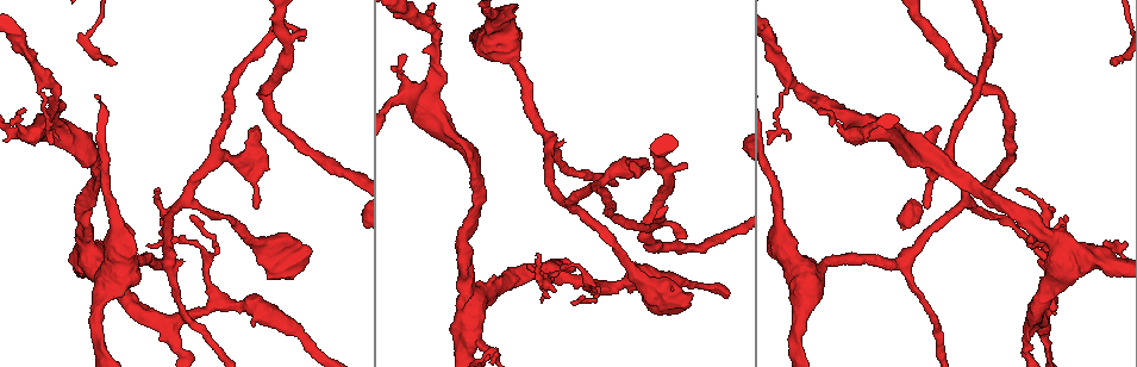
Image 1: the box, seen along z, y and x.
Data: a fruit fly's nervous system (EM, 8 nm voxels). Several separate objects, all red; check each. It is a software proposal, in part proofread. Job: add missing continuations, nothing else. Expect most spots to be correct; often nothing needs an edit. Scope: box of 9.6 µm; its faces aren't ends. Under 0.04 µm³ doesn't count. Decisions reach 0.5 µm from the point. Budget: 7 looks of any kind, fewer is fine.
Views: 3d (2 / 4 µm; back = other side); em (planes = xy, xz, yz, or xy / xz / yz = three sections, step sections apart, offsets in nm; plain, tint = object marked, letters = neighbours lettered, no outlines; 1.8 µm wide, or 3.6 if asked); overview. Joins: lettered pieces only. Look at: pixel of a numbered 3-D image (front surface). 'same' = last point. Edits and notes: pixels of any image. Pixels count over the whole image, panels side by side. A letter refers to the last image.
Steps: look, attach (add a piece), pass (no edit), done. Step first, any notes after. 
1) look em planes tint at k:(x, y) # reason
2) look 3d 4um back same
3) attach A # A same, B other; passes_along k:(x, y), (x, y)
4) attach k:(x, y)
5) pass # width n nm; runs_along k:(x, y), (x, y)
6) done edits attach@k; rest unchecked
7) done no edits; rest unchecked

look 3d 4um at 1:(687, 235) # free end

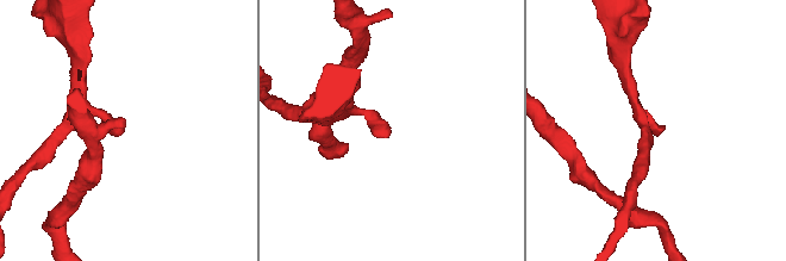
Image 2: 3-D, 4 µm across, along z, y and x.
look em yz step 8 tint at 2:(385, 135) # now the EM

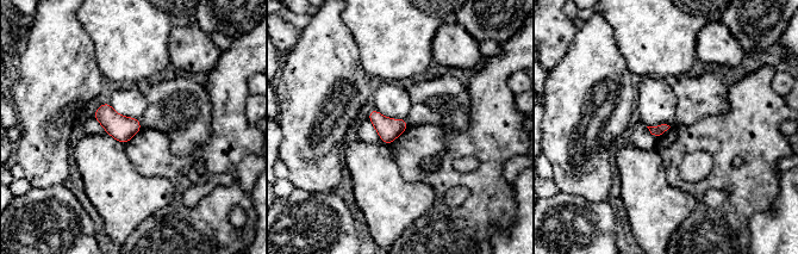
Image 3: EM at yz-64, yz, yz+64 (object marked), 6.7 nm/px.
look em planes letters same

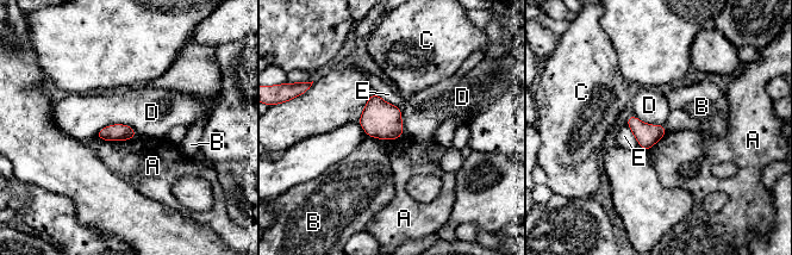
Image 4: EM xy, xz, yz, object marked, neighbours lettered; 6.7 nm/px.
pass # width 110 nm; A other, B other, C other, D other, E other; border 4:(137, 135), (125, 140), (94, 136); no lettered piece goes on from it

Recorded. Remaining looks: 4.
look 3d 2um at 1:(937, 131) # an open end

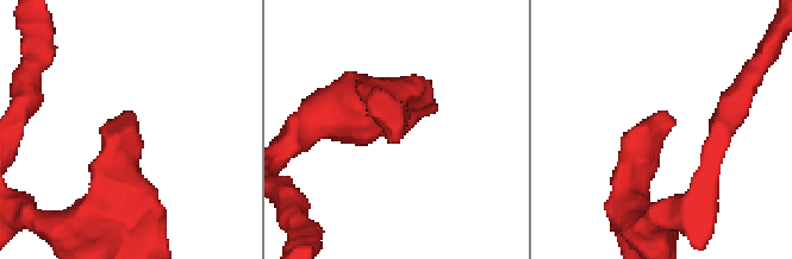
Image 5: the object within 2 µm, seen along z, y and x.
look em xy step 8 letters at 5:(675, 121) # shape alone is not enough

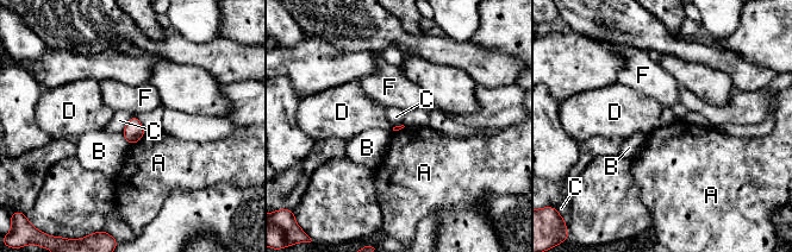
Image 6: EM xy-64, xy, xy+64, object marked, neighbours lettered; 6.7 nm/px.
pass # A other, B other, C other, D other, F other; border 6:(132, 114), (120, 132); none of them fits

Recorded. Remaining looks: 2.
look 3d 4um at 1:(687, 164) # branch stops here

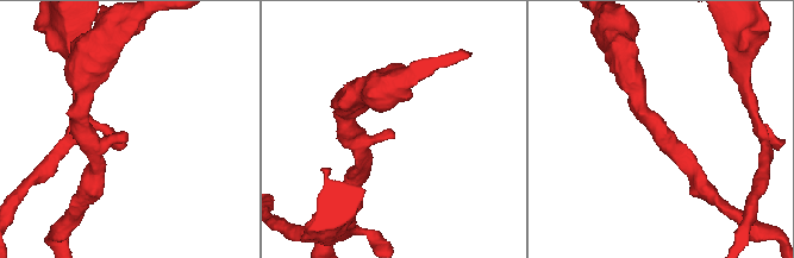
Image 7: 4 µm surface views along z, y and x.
look em planes letters at 7:(394, 134)

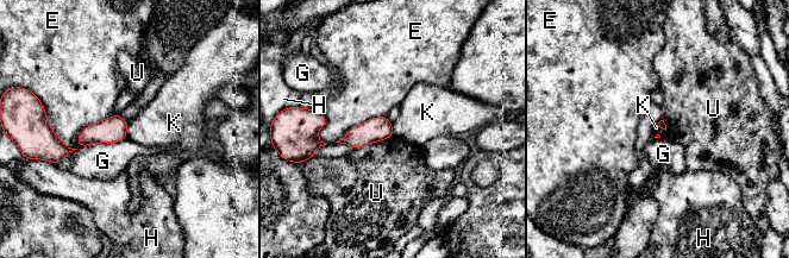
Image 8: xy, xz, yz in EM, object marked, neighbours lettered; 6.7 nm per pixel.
pass # E other, G other, H other, K other, U other; runs_along 8:(124, 124), (75, 149), (56, 143); none of them fits

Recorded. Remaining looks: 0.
done no edits; rest unchecked

